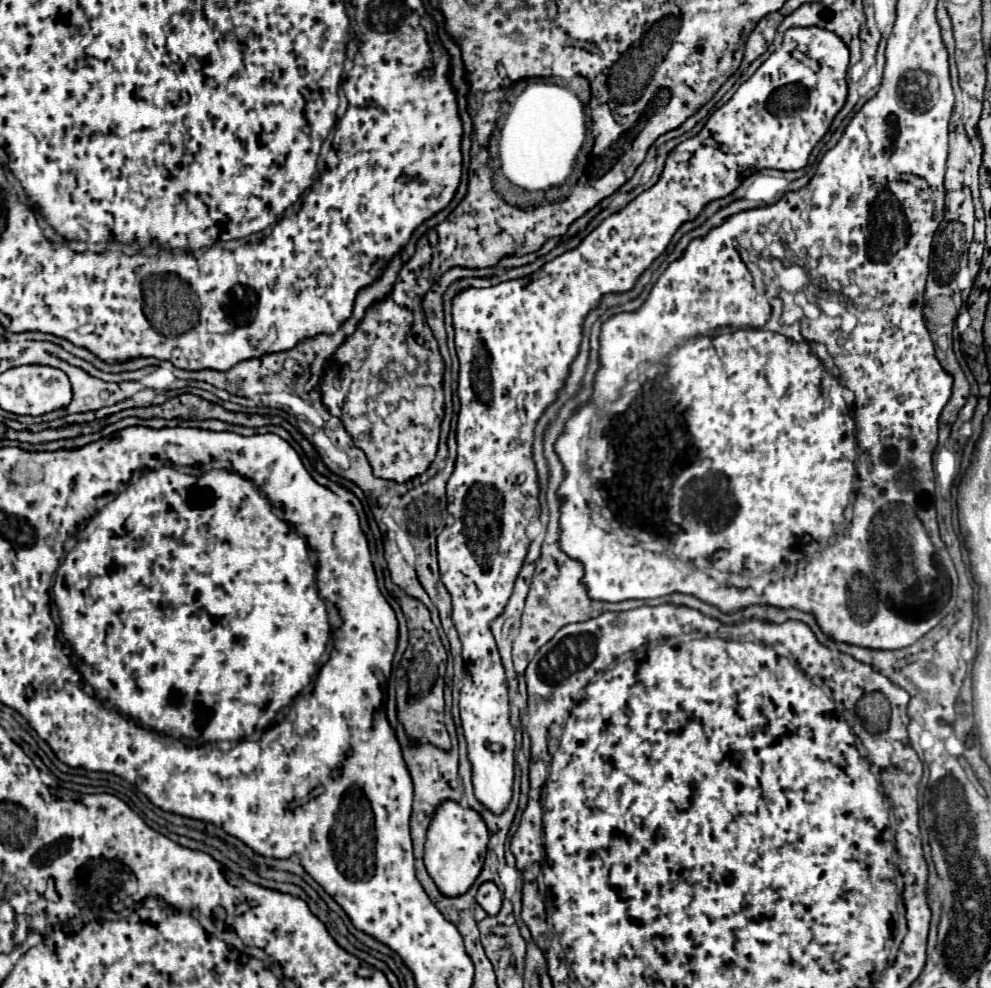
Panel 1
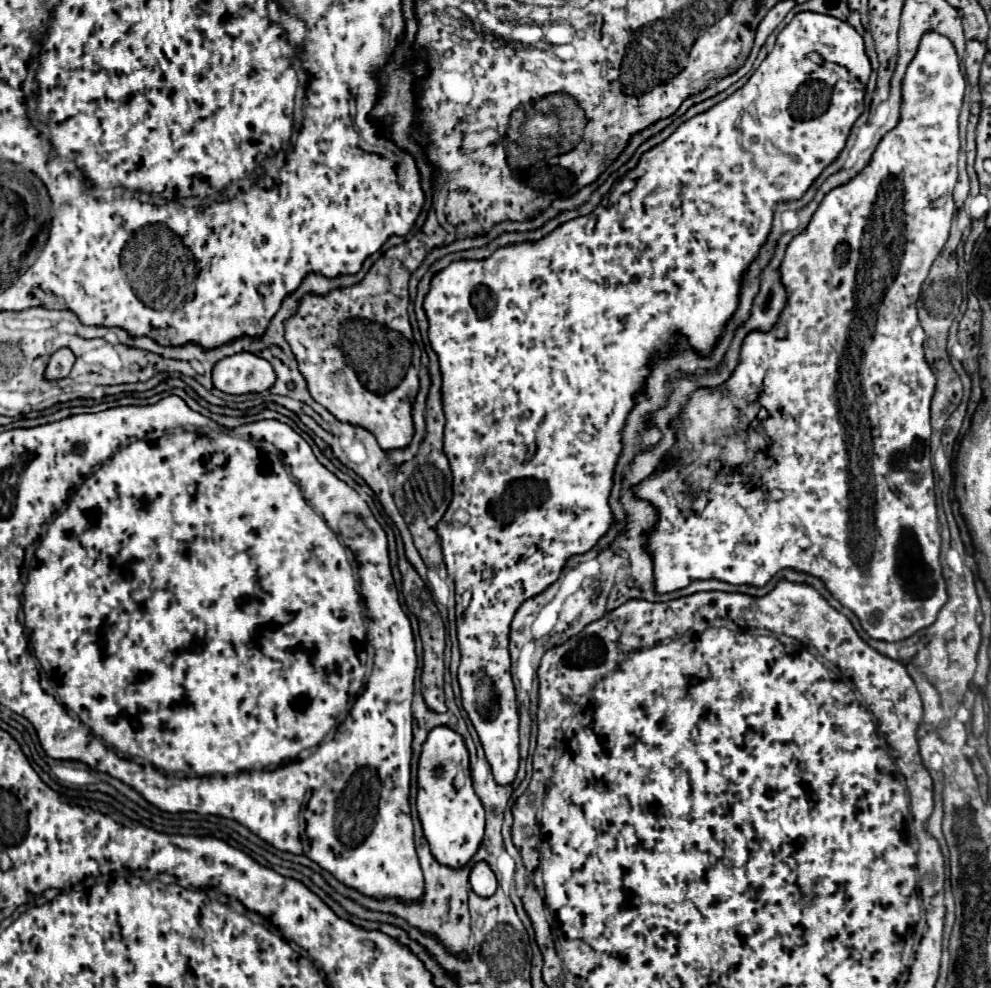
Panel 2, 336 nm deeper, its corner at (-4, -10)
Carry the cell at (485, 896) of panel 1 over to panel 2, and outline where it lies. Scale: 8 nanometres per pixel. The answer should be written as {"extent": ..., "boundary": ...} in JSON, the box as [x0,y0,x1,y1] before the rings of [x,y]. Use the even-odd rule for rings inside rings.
{"extent":[470,861,496,897],"boundary":[[[480,861],[472,867],[470,871],[470,887],[478,897],[492,897],[496,893],[496,877],[492,873],[492,869],[488,867],[488,863]]]}

